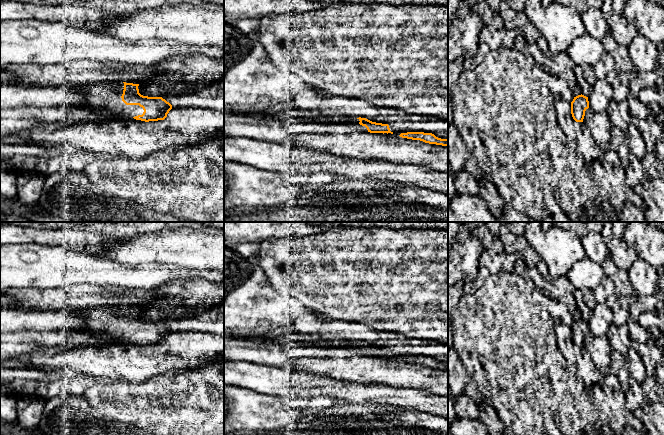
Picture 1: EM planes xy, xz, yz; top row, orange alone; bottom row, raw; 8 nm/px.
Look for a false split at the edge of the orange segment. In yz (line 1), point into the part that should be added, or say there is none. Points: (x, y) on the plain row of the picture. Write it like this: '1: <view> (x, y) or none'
1: yz (583, 308)

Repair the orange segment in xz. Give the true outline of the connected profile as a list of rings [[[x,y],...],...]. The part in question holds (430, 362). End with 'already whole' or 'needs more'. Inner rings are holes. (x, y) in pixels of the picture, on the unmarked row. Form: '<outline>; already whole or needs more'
[[[407,356],[407,357],[401,357],[399,360],[402,362],[407,362],[412,364],[420,364],[429,368],[448,370],[448,363],[438,362],[432,357]]]; already whole

